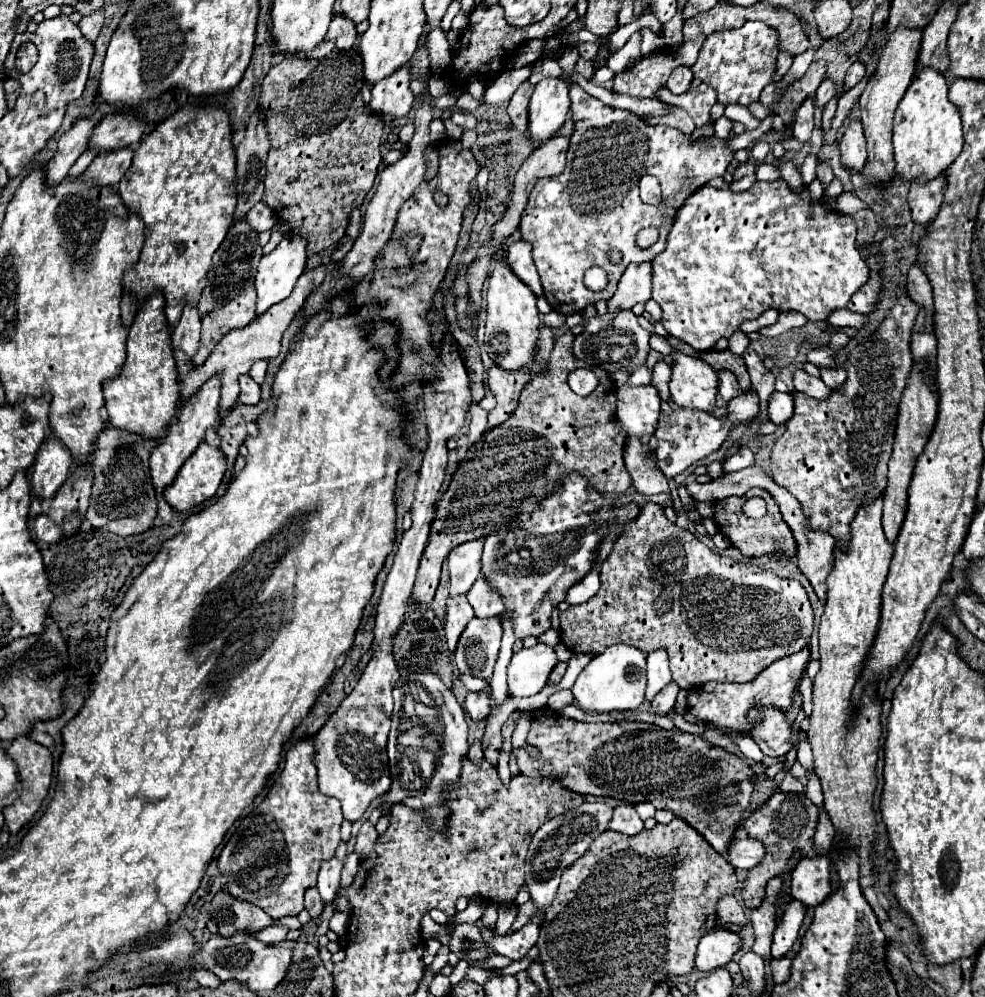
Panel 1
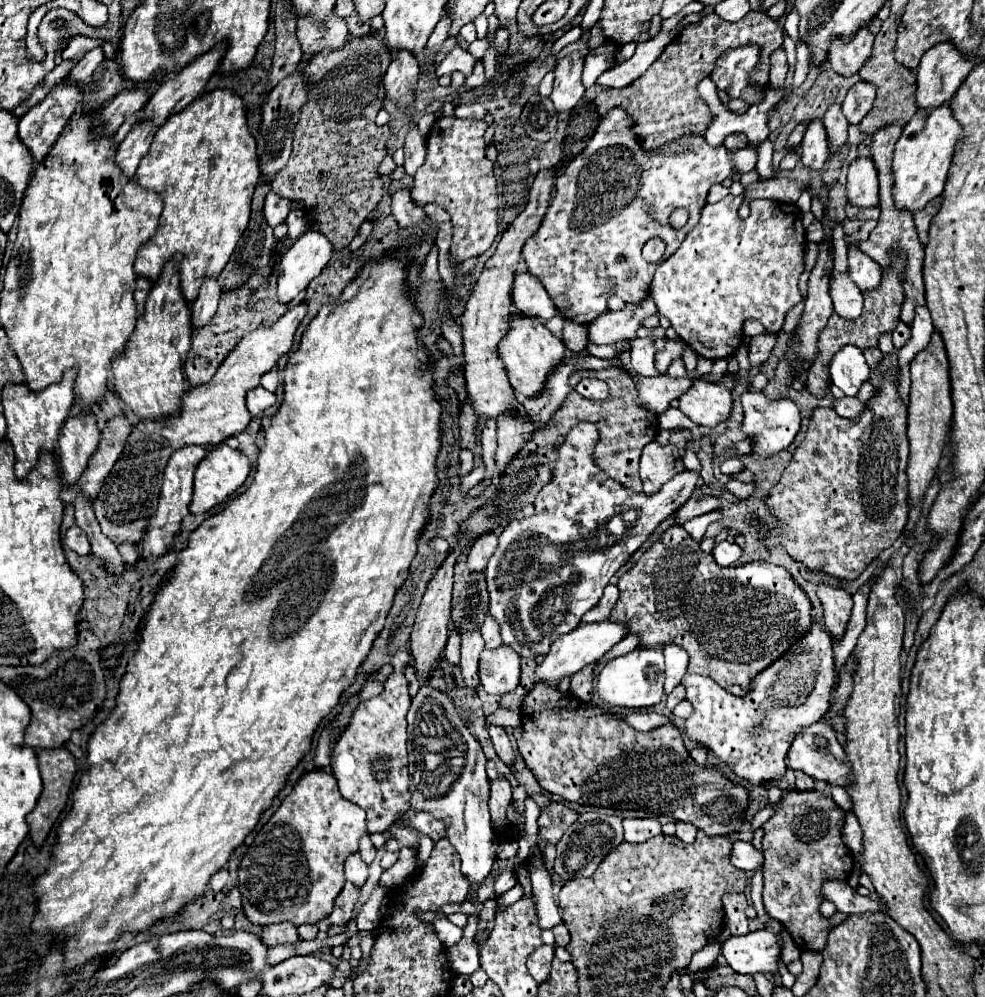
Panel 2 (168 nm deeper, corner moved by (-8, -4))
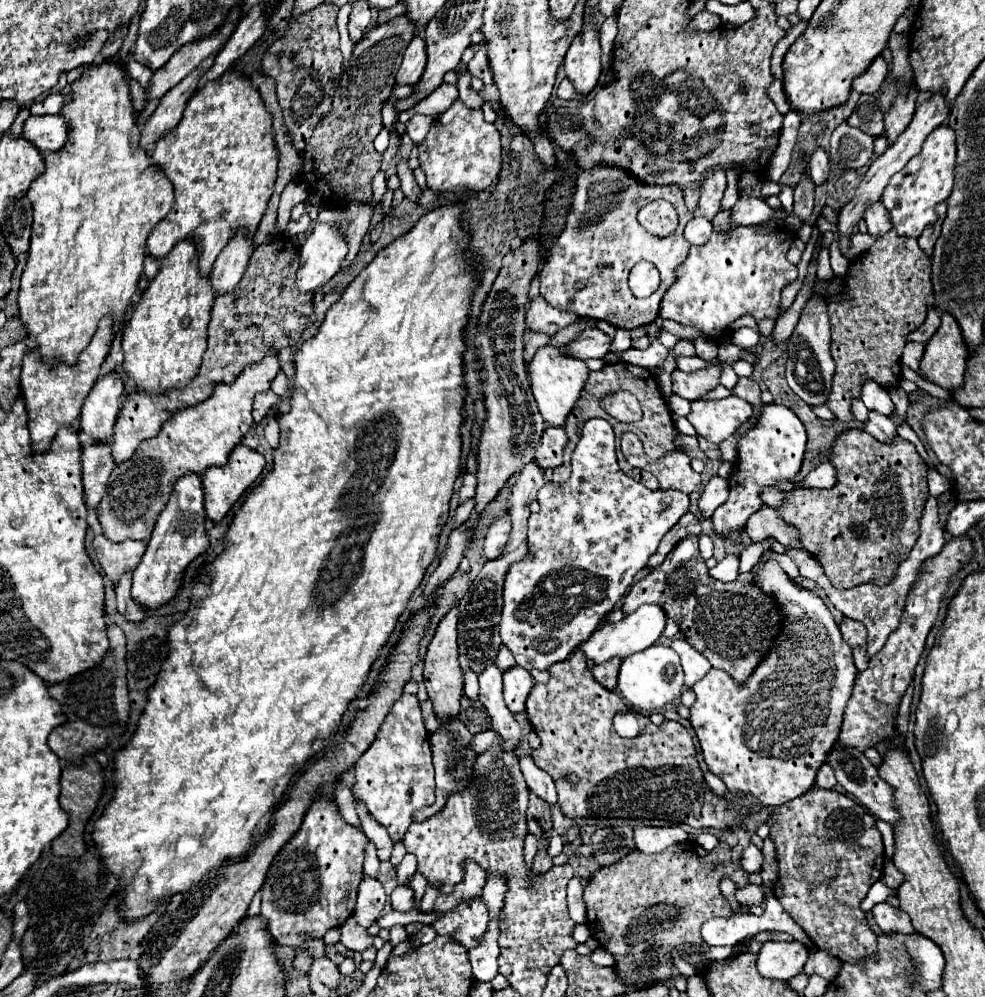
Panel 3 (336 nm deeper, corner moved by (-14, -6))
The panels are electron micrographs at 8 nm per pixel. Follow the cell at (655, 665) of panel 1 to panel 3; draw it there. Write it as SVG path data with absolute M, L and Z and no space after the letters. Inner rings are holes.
M674 639L670 647L682 659L682 669L686 673L686 687L692 687L696 681L700 681L712 669L712 665L686 639Z

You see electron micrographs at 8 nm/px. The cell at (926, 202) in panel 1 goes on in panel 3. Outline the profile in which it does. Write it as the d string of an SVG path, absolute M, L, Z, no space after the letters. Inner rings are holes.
M938 219L938 223L936 223L936 225L932 225L932 229L926 229L926 231L920 235L920 239L918 239L920 249L922 249L928 257L932 255L934 243L936 243L936 239L940 237L940 223L942 223L942 219Z

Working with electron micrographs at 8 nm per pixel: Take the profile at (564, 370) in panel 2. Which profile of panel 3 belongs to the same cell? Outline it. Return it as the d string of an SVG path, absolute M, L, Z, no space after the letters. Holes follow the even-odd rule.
M548 427L540 441L540 449L536 449L536 463L540 465L540 469L546 471L562 465L562 455L566 445L568 445L568 435L564 433L564 429Z

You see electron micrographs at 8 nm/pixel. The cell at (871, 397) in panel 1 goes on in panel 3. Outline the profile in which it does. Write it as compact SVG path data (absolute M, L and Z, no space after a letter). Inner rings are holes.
M860 429L846 431L836 439L830 463L838 471L836 487L790 491L786 493L786 503L776 511L790 525L798 527L802 545L820 561L836 589L852 589L862 583L888 585L920 537L920 517L928 499L928 465L916 447L902 437L896 437L894 445L884 445Z

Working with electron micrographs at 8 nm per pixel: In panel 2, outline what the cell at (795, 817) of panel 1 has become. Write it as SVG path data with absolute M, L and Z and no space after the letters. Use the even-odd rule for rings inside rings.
M788 791L782 799L778 811L764 823L764 837L762 837L762 849L764 849L764 865L762 865L762 877L764 877L764 891L762 901L766 913L780 921L784 929L792 935L794 943L802 951L820 951L826 943L830 923L824 921L818 913L818 907L822 903L822 897L818 895L818 885L822 879L848 879L850 867L852 867L852 853L840 839L840 829L844 825L844 811L826 795L816 791Z

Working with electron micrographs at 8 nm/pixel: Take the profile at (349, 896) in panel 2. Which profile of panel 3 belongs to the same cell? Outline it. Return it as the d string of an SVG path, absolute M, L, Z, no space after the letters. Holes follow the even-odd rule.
M364 877L358 889L358 901L354 909L358 925L370 927L372 923L376 923L376 919L382 915L384 905L386 905L386 893L382 883L374 877Z

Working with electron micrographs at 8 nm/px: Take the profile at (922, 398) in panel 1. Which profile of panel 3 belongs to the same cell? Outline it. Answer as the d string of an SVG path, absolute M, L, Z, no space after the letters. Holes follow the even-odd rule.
M942 313L942 325L926 345L920 369L932 383L954 391L962 385L968 355L958 321L950 313Z

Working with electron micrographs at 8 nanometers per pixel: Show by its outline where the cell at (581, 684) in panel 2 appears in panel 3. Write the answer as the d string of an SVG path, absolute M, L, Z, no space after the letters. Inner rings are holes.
M612 659L612 661L606 661L606 663L602 663L602 665L596 665L596 667L592 669L592 673L594 673L594 677L596 677L602 685L606 685L608 689L616 689L620 663L622 663L622 659Z

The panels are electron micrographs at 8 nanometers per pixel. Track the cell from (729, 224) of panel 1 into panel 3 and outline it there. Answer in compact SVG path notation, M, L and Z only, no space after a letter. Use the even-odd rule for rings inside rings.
M720 211L712 225L714 233L708 243L692 247L688 259L678 269L678 279L664 293L660 303L660 317L672 319L680 325L698 327L712 341L718 341L728 325L742 317L752 315L760 319L776 319L780 315L780 293L786 285L798 279L798 269L786 259L794 235L788 229L780 233L756 233L754 227L736 227L730 233L720 233L718 227L726 225L730 211Z

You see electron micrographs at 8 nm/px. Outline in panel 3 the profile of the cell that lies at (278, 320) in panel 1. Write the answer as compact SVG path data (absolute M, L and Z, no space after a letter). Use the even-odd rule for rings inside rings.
M276 355L264 357L264 361L260 365L250 365L248 369L244 369L240 373L240 377L232 383L232 385L216 385L212 399L196 405L196 407L188 407L182 409L180 413L176 413L176 417L172 417L172 421L166 421L162 431L158 433L158 437L146 439L138 445L136 453L132 455L132 459L128 459L126 463L118 465L112 471L112 477L108 479L108 489L98 505L98 521L104 529L104 535L116 543L122 543L126 539L138 539L138 541L148 541L152 535L152 529L156 525L158 515L162 513L170 491L174 487L174 483L188 475L188 473L204 473L208 467L222 467L226 465L226 459L230 455L230 451L242 441L242 437L252 429L254 421L252 421L252 403L254 397L258 393L264 393L270 389L272 379L278 375L280 371L280 363Z

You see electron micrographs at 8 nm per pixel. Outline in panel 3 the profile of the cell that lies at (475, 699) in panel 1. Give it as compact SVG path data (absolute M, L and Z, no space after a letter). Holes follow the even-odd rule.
M520 755L520 765L522 765L522 773L524 773L526 781L528 781L528 787L540 799L544 799L548 805L558 805L554 779L546 771L540 771L540 767L536 767L532 757L528 757L528 755Z

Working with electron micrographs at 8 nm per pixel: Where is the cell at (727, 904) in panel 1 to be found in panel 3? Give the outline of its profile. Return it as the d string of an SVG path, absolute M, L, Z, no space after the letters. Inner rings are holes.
M744 885L744 887L740 887L740 889L736 889L736 901L740 903L740 905L758 905L758 903L762 903L762 899L766 897L766 893L768 893L768 889L764 887L764 885Z

